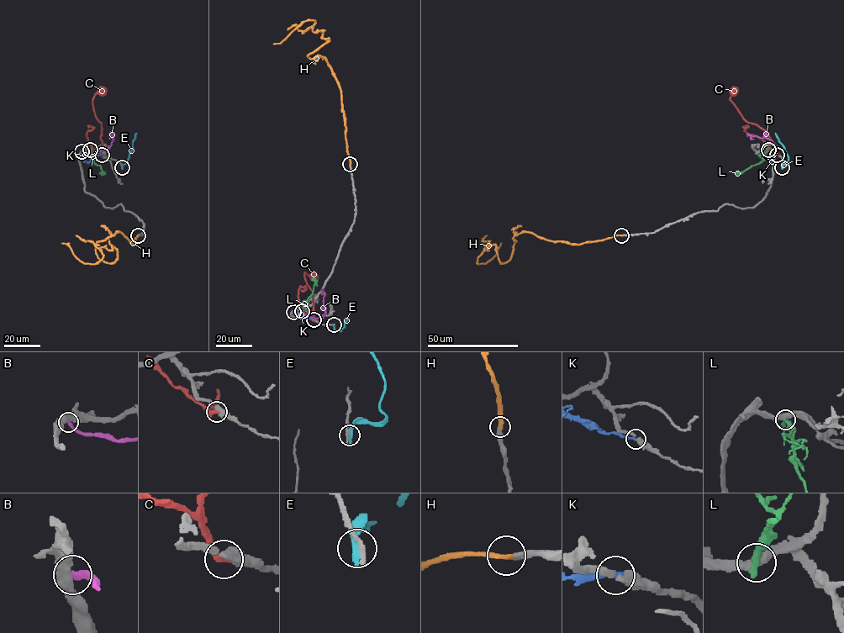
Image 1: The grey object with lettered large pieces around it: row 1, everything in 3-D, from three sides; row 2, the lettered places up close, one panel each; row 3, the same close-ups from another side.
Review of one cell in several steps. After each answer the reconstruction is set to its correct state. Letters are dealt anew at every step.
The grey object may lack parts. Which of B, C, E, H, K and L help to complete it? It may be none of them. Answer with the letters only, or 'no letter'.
H

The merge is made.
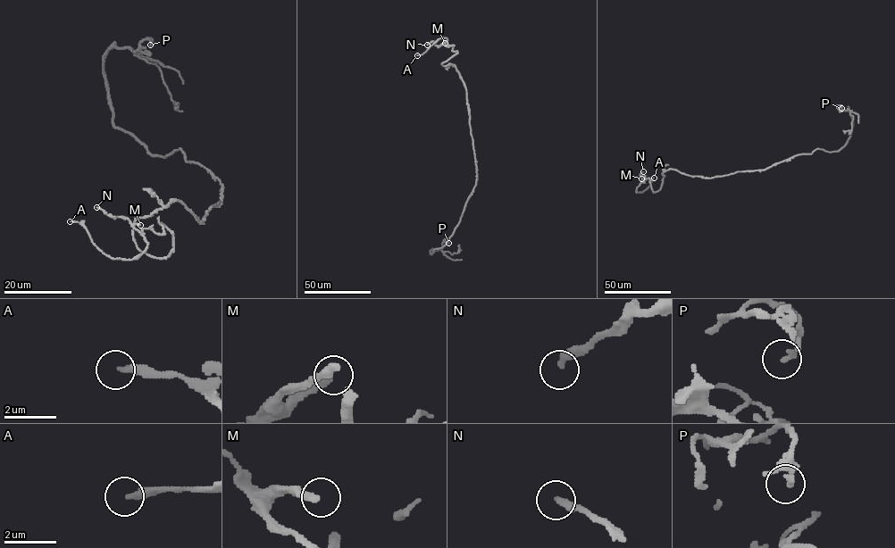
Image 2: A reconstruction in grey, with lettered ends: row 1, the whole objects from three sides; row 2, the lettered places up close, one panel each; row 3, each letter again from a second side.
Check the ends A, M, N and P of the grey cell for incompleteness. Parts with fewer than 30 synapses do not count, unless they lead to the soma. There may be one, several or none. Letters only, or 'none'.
A

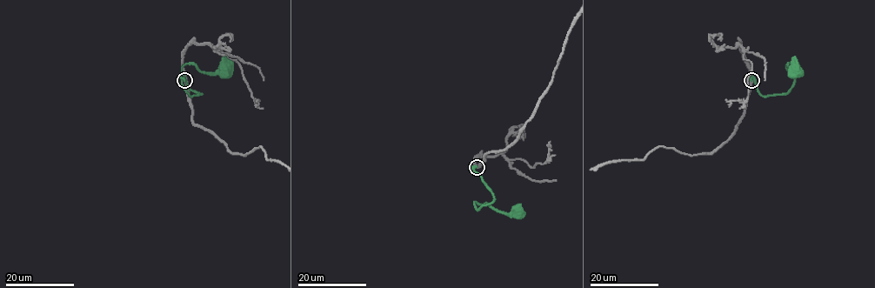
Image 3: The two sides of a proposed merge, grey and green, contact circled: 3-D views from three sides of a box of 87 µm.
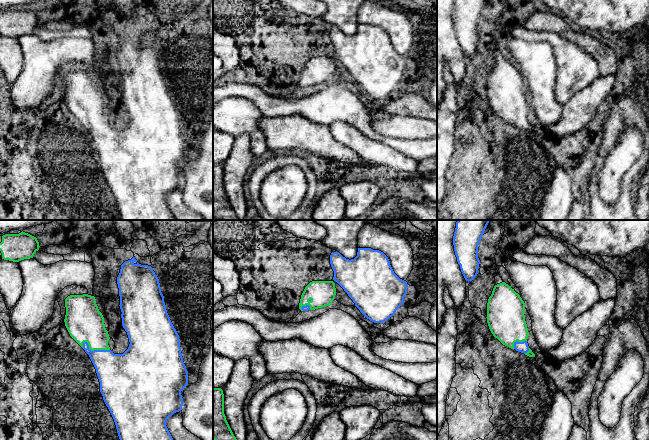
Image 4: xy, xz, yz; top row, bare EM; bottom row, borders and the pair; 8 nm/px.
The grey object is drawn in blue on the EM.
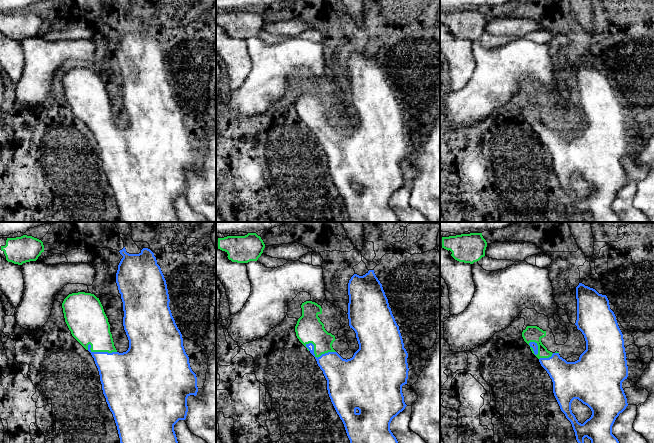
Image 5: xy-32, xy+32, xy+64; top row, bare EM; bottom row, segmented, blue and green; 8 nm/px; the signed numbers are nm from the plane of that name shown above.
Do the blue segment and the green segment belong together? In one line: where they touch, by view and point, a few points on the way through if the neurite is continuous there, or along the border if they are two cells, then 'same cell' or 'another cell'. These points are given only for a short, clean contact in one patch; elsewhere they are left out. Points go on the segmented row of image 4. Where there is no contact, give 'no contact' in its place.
meets blue in xy at (94, 350); runs through xy (116, 372), (94, 350), (94, 339), (85, 323); same cell

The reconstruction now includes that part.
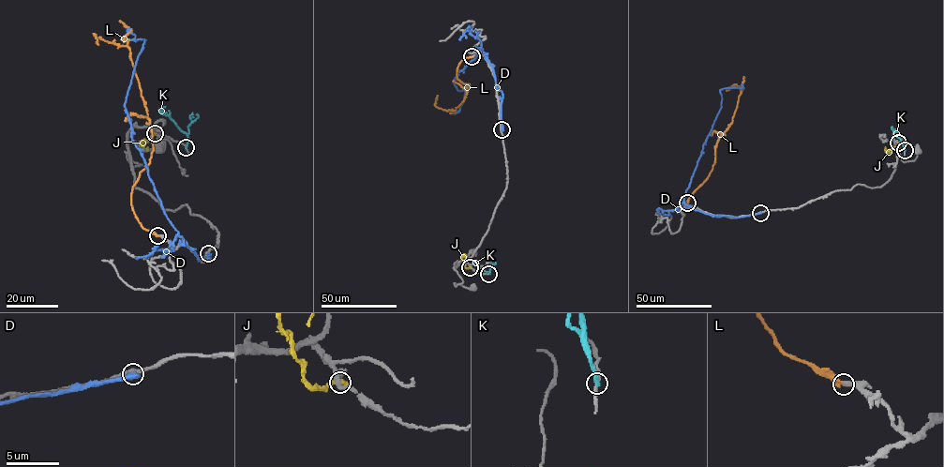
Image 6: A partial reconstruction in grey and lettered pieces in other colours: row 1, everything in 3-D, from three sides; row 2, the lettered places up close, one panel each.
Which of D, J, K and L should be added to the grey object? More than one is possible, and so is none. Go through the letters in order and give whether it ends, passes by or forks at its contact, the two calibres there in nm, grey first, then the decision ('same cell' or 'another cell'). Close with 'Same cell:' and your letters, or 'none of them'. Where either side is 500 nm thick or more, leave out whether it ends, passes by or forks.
D: 400/550 nm | another cell
J: it ends | 360/360 nm | another cell
K: it ends | 220/300 nm | another cell
L: it ends | 300/380 nm | same cell
Same cell: L

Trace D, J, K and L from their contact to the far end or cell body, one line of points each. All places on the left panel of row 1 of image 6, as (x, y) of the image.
D: (208, 253), (207, 261), (199, 260), (184, 243), (132, 139), (127, 95), (144, 40), (137, 40), (127, 28)
J: (154, 133), (147, 142), (141, 142), (140, 148), (148, 147), (145, 151)
K: (186, 147), (187, 136), (163, 113), (162, 108), (165, 106)
L: (157, 235), (144, 229), (132, 208), (133, 186), (148, 165), (153, 144), (130, 51), (94, 34), (97, 45)

